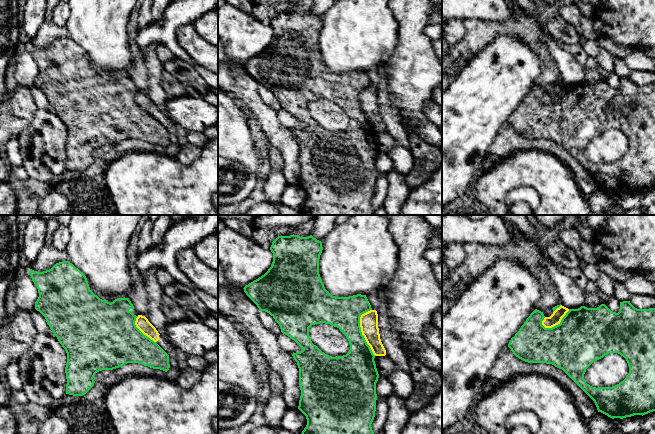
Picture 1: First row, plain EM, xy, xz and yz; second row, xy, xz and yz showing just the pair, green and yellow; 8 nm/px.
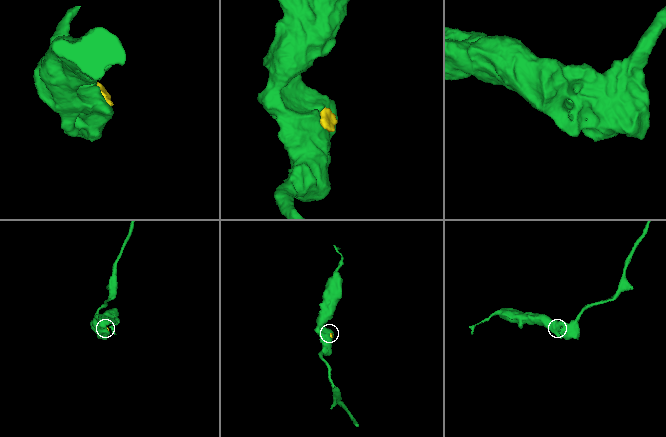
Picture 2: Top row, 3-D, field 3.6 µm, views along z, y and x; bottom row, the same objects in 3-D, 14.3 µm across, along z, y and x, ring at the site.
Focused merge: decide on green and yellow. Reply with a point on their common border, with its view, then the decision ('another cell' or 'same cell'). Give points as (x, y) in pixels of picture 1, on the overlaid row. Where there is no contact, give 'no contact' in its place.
contact xz (360, 331); another cell

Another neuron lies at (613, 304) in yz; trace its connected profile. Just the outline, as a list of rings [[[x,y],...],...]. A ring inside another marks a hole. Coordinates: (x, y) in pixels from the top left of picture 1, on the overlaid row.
[[[608,296],[609,300],[605,303],[605,305],[613,312],[618,313],[620,309],[620,301],[614,296]]]

